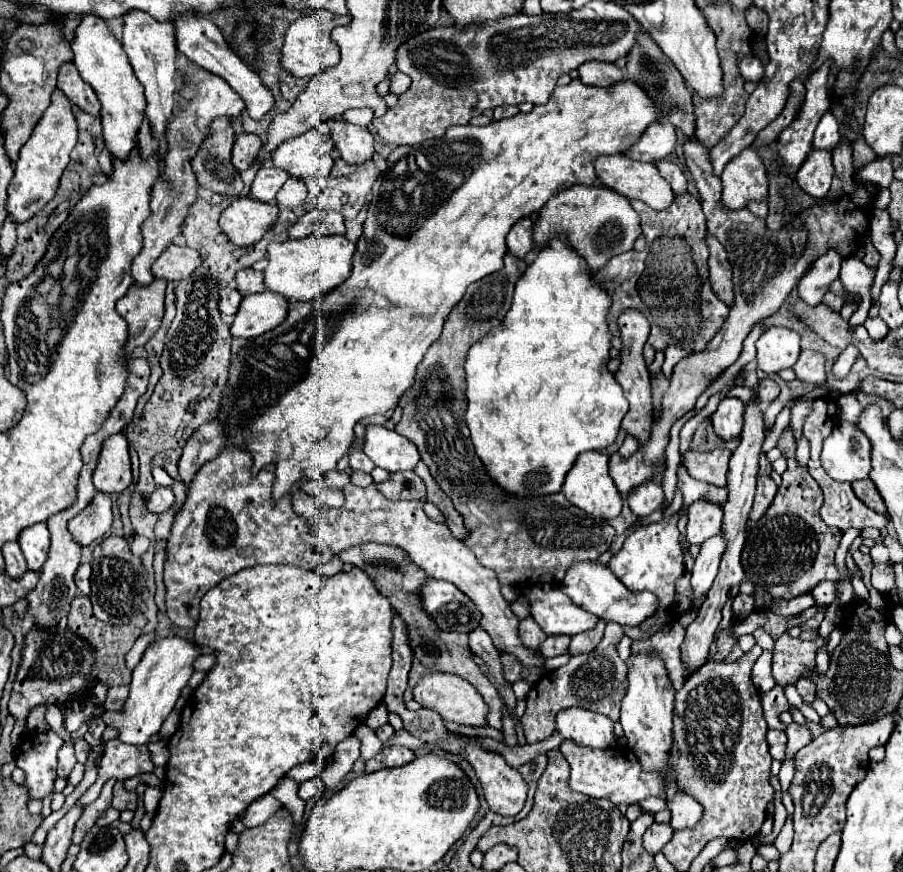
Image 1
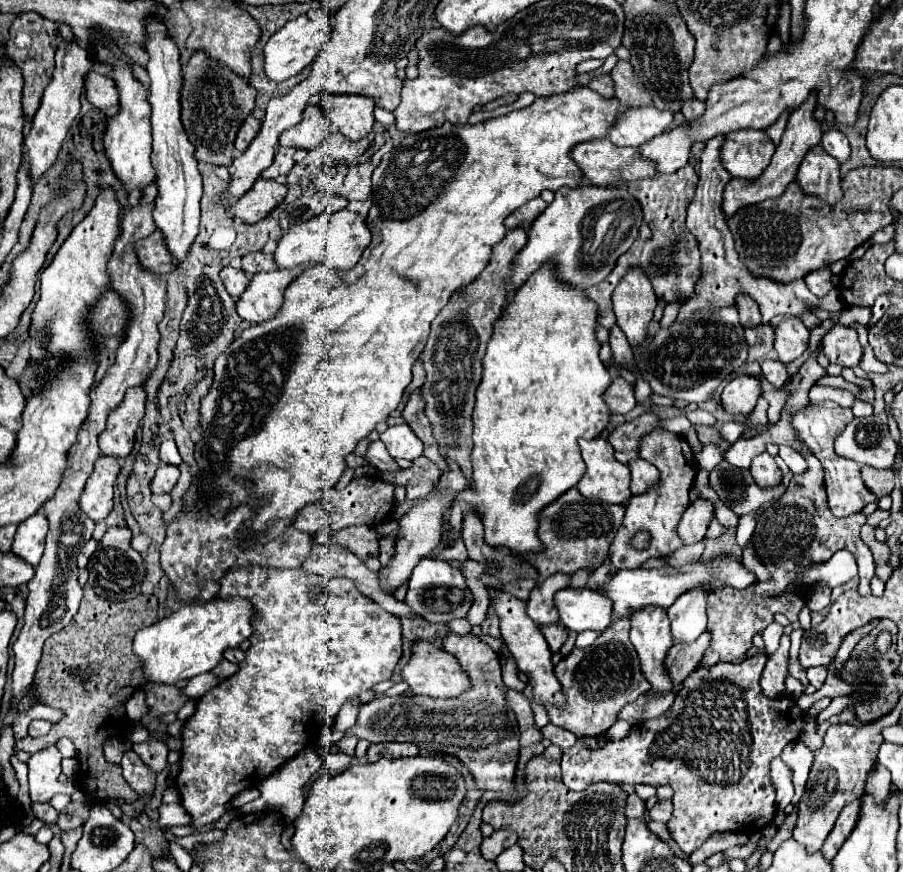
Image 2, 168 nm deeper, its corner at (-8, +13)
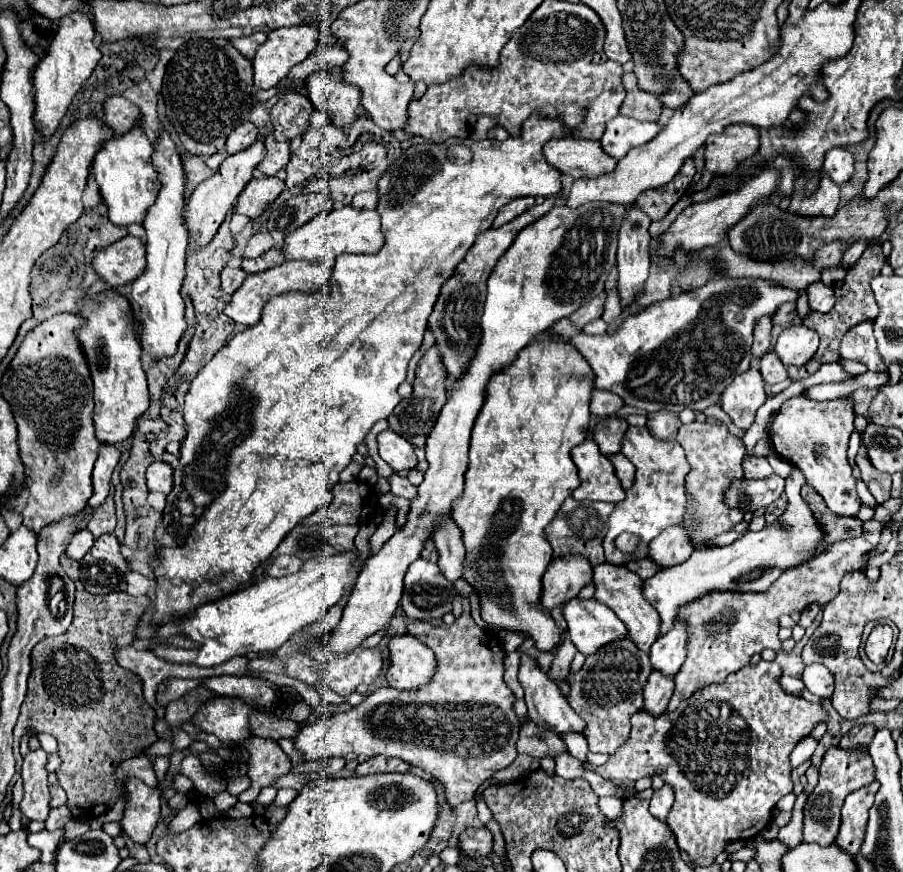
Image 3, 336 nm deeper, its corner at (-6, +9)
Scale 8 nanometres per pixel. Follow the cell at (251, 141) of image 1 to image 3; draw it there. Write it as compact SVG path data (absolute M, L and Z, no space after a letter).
M244 121L242 125L238 125L238 127L230 133L230 137L228 137L228 141L226 141L226 151L228 151L230 155L234 155L234 153L238 153L238 151L248 149L256 139L258 139L258 129L256 129L250 121Z

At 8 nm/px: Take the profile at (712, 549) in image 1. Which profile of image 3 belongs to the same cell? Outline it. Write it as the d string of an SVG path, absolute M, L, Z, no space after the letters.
M682 617L674 619L672 629L658 637L650 649L650 663L664 675L676 675L684 663L688 647L688 625Z

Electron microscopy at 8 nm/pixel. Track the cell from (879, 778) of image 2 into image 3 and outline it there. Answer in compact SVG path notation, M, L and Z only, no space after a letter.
M874 781L872 785L866 785L862 789L854 791L844 801L840 833L838 833L834 843L840 849L844 849L846 853L850 853L850 855L856 855L860 851L860 845L864 841L868 811L870 811L870 807L874 803L874 795L876 795L878 787L880 787L880 783Z

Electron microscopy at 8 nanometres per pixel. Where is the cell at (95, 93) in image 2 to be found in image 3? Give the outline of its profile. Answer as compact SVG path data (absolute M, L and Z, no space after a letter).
M110 95L104 101L102 109L104 109L106 123L114 131L114 135L122 135L130 131L140 119L140 109L130 101L126 101L122 95Z

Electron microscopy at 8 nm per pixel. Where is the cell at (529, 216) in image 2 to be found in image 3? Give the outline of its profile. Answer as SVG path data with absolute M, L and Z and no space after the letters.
M522 197L522 199L516 199L516 201L512 201L512 203L504 205L504 209L500 209L498 217L494 219L494 227L502 227L504 223L512 221L512 219L514 219L514 217L518 217L520 213L528 211L534 203L536 203L536 201L534 201L532 197Z

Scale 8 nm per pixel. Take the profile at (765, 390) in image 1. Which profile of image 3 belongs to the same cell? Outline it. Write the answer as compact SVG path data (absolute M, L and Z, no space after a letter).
M766 353L760 361L758 361L758 367L760 367L760 373L764 377L764 381L768 385L776 385L780 381L784 381L788 377L788 371L786 367L782 365L780 357L776 353Z

